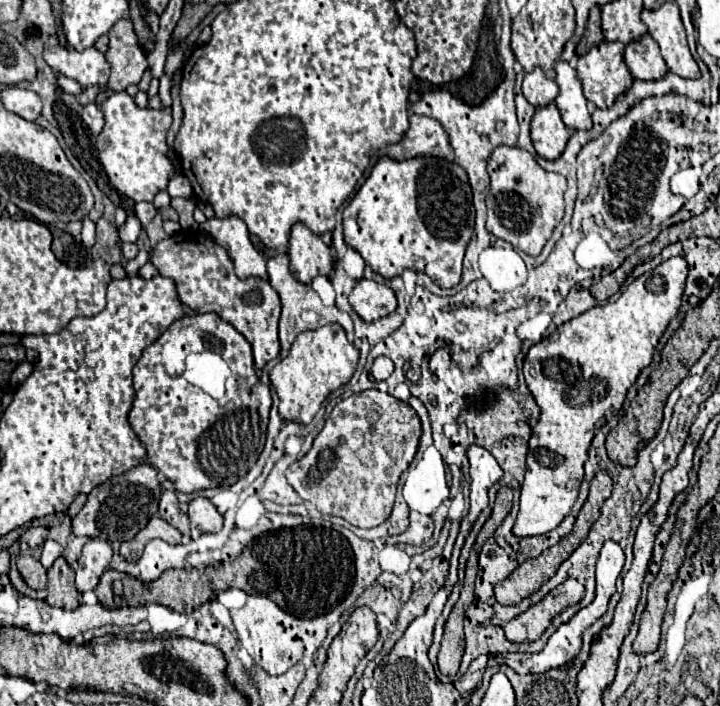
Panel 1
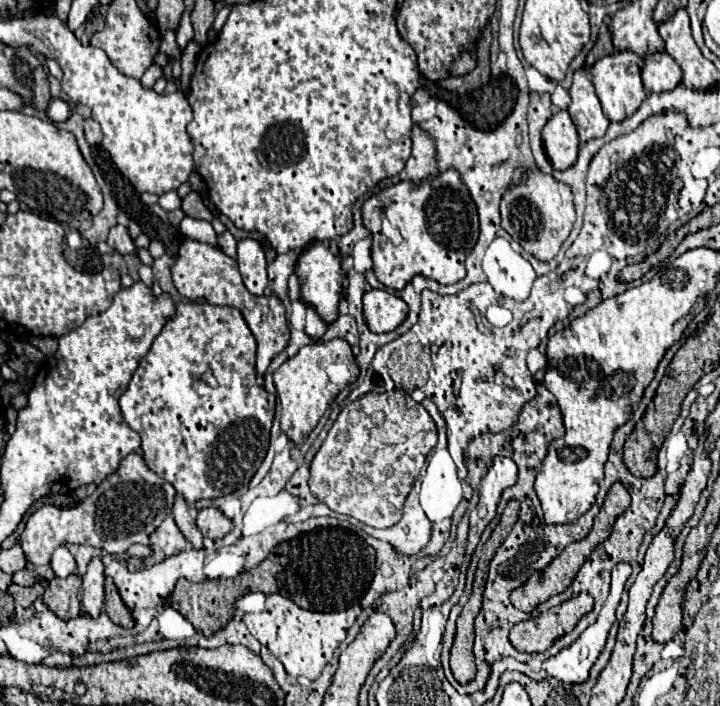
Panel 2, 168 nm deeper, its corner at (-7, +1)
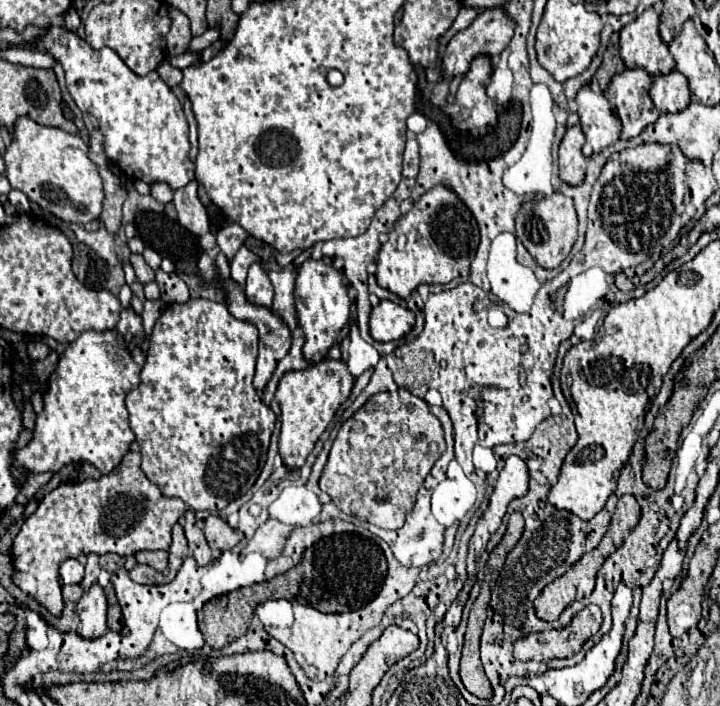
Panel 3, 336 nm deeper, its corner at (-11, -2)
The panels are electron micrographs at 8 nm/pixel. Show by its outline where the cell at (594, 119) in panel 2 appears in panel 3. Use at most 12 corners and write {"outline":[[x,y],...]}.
{"outline":[[585,84],[577,114],[585,134],[583,154],[619,138],[621,122],[605,94]]}

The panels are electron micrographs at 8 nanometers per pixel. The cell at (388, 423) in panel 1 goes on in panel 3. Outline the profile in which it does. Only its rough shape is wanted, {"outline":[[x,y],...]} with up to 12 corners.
{"outline":[[409,390],[371,396],[337,432],[319,488],[399,530],[441,422]]}

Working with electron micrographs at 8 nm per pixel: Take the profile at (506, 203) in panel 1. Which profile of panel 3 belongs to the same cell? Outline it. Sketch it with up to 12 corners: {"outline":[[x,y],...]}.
{"outline":[[569,196],[523,202],[517,238],[557,268],[577,238]]}

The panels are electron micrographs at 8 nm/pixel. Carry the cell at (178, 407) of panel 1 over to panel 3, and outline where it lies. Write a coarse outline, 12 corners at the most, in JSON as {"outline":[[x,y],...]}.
{"outline":[[169,304],[125,398],[141,470],[217,512],[261,474],[275,412],[257,328]]}

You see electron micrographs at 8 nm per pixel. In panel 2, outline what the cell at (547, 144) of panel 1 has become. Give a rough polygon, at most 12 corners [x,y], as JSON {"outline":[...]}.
{"outline":[[567,111],[543,127],[553,169],[577,159],[579,137]]}

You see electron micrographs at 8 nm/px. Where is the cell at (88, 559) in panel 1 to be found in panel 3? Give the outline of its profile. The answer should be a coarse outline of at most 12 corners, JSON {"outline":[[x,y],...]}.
{"outline":[[97,582],[77,602],[85,638],[107,630],[107,596]]}

